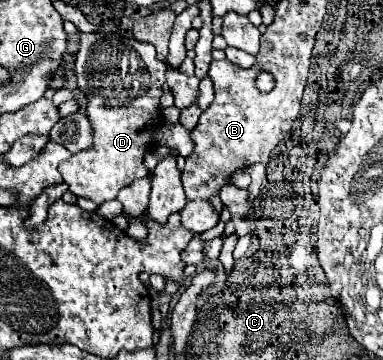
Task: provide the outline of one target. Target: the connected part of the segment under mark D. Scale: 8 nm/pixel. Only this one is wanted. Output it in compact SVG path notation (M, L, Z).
M80 33L80 49L76 53L76 81L86 95L86 117L92 125L92 149L72 155L58 169L76 197L92 199L102 205L118 195L134 179L146 177L144 155L156 141L156 123L162 121L162 85L166 63L156 57L152 45L126 39L118 33Z

